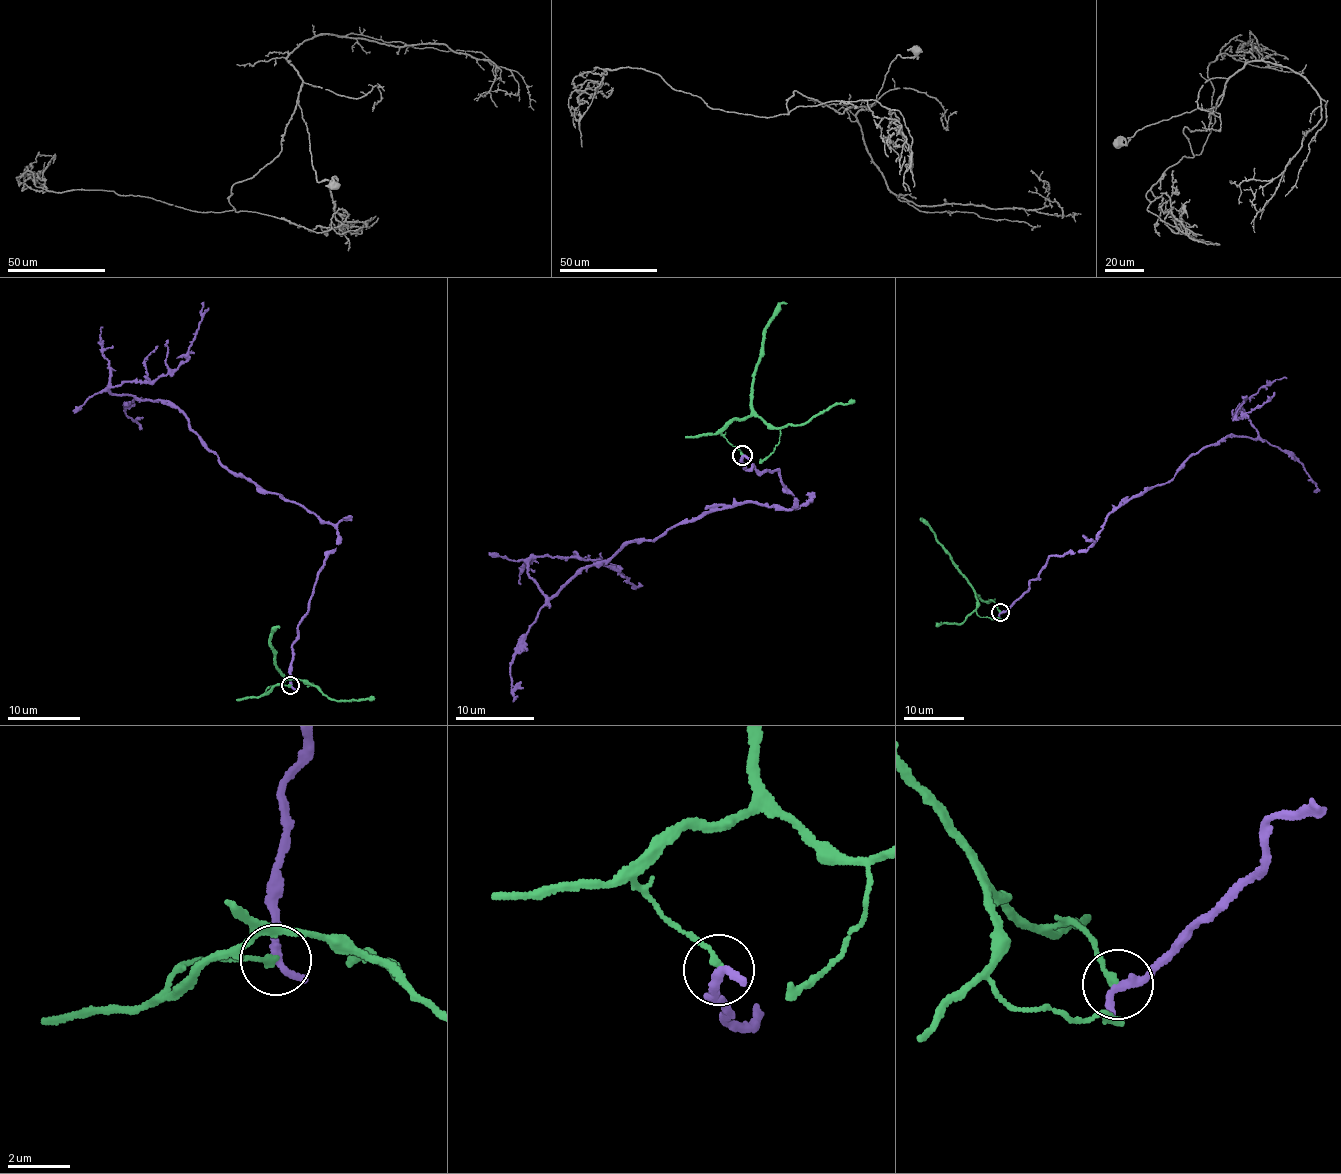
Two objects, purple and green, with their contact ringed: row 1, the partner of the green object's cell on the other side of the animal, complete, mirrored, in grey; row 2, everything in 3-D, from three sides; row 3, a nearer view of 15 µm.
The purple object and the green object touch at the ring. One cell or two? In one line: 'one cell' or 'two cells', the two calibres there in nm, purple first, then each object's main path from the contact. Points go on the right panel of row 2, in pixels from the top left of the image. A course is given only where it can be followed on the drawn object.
two cells; calibres 340 and 200 nm; course purple (1000, 612), (1047, 559), (1095, 541), (1124, 500), (1232, 434), (1258, 437), (1243, 410), (1233, 419), (1274, 391); course green (1000, 612), (994, 601), (975, 593), (956, 568), (948, 552), (935, 538), (932, 529), (921, 519)

